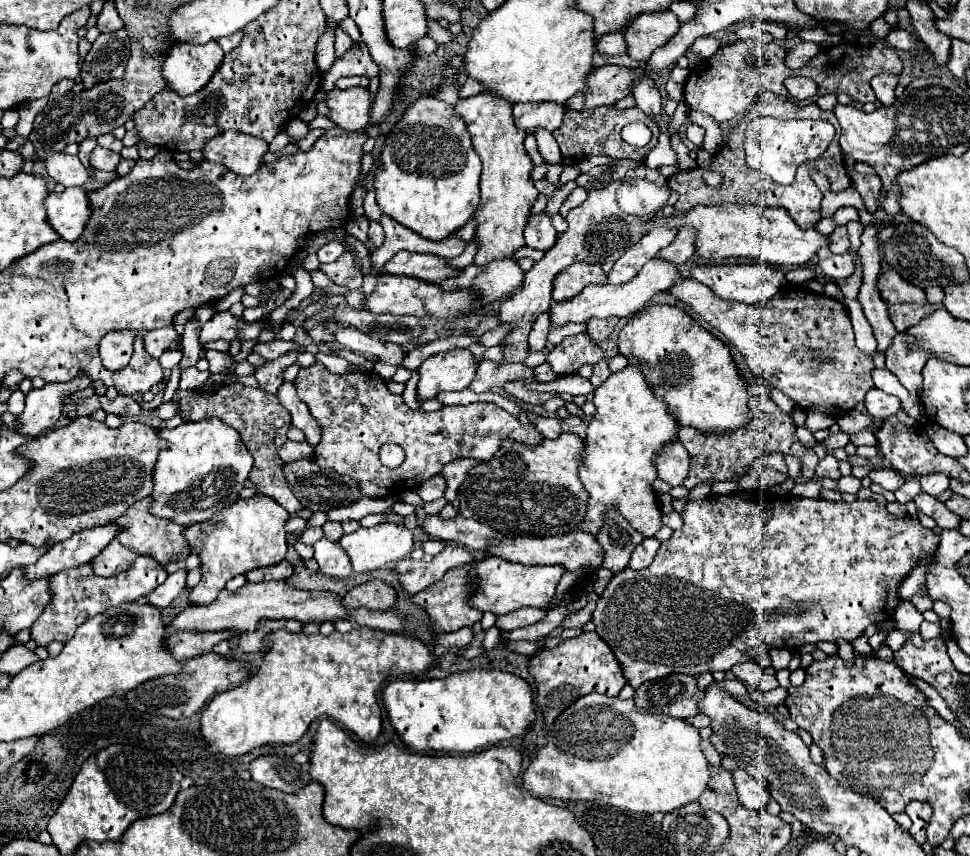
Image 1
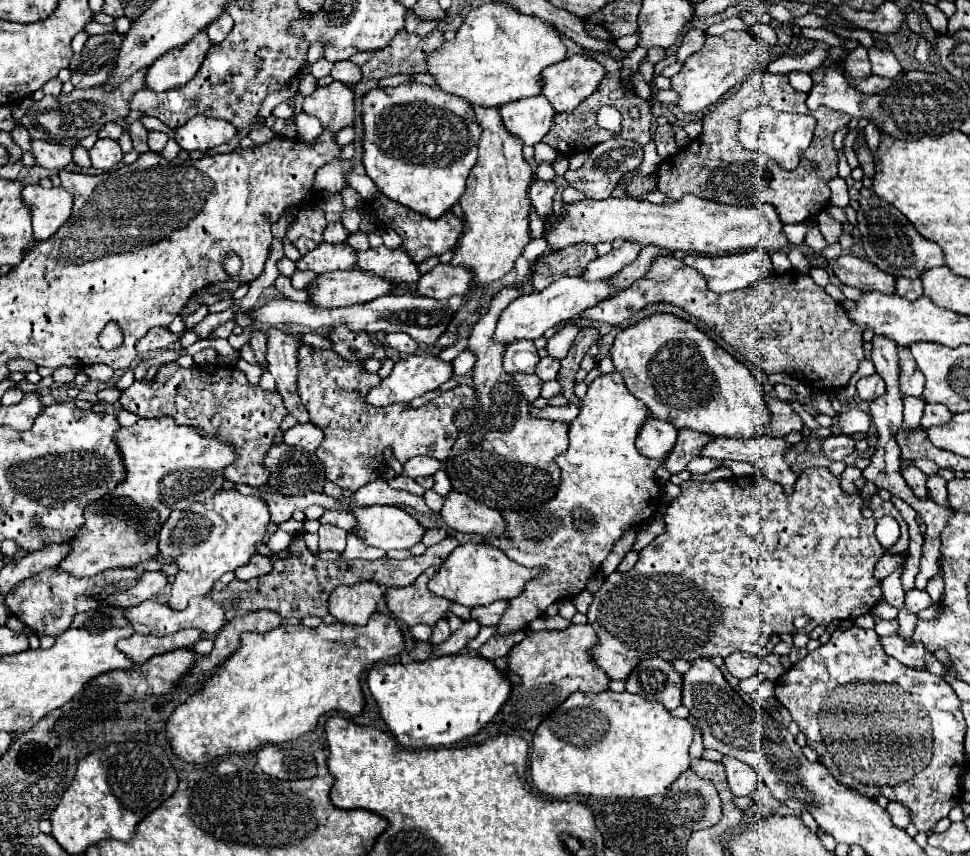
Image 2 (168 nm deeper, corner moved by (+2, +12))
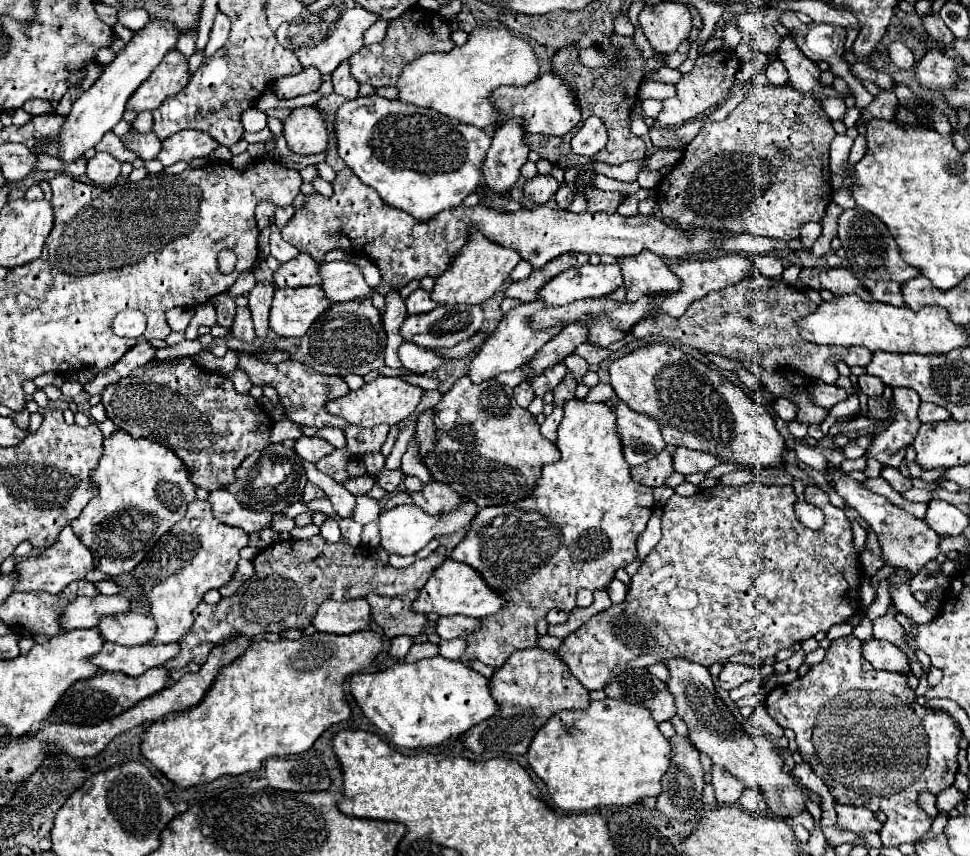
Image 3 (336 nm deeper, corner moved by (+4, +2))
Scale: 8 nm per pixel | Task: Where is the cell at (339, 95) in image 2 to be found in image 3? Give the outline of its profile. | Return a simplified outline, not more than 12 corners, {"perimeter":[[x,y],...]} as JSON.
{"perimeter":[[294,108],[284,138],[296,154],[328,146],[324,112]]}

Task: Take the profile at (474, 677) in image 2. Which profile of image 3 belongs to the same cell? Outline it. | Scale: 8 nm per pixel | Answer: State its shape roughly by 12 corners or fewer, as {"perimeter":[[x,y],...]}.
{"perimeter":[[442,656],[354,674],[394,746],[432,748],[494,716],[480,672]]}

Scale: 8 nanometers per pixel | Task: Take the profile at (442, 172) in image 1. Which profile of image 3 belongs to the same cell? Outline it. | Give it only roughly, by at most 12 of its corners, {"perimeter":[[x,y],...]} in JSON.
{"perimeter":[[378,96],[336,112],[338,154],[414,220],[460,206],[490,138]]}

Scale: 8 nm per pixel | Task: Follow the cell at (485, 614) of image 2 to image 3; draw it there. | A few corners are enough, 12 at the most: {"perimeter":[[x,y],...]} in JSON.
{"perimeter":[[446,616],[436,632],[442,640],[464,638],[480,628],[480,618]]}

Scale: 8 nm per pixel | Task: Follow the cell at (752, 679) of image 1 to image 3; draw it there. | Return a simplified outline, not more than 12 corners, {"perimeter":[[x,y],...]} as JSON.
{"perimeter":[[724,664],[718,680],[732,690],[756,678],[748,664]]}

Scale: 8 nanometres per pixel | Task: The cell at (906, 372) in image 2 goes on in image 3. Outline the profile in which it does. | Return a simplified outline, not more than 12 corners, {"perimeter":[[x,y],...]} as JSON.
{"perimeter":[[894,388],[892,422],[870,454],[898,468],[920,428],[917,392]]}

